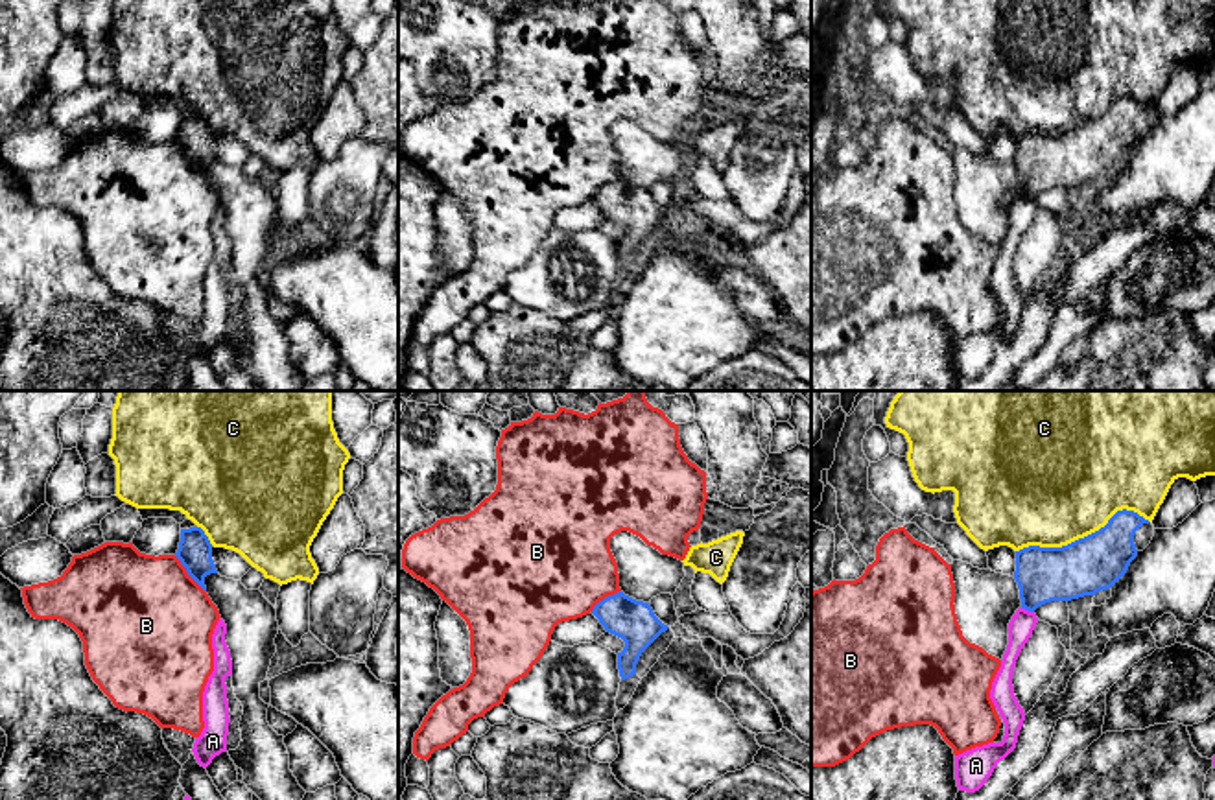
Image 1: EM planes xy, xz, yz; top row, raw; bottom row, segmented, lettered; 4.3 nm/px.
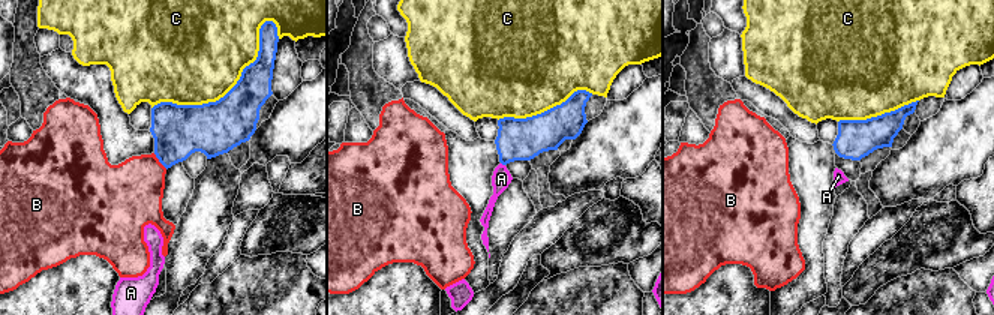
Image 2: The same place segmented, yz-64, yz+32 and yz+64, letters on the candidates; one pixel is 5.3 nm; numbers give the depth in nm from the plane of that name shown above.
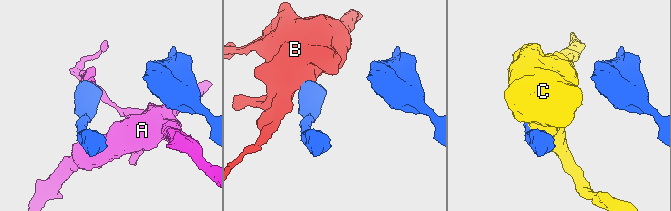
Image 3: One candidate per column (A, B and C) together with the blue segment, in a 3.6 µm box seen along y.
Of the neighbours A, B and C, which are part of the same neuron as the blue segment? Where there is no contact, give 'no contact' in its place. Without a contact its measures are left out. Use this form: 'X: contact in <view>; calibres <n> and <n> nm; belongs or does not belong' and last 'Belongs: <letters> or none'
A: contact in yz; calibres 240 and 110 nm; does not belong
B: contact in xy; calibres 150 and 500 nm; does not belong
C: contact in yz; calibres 240 and 500 nm; does not belong
Belongs: none

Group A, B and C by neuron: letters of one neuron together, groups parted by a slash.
A / B / C

